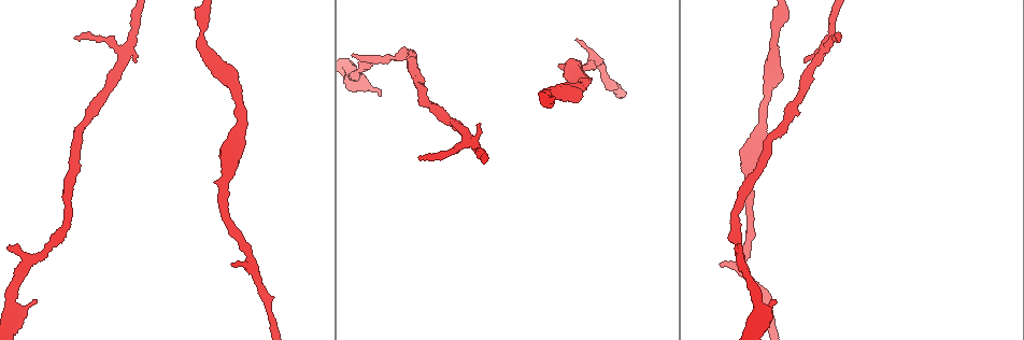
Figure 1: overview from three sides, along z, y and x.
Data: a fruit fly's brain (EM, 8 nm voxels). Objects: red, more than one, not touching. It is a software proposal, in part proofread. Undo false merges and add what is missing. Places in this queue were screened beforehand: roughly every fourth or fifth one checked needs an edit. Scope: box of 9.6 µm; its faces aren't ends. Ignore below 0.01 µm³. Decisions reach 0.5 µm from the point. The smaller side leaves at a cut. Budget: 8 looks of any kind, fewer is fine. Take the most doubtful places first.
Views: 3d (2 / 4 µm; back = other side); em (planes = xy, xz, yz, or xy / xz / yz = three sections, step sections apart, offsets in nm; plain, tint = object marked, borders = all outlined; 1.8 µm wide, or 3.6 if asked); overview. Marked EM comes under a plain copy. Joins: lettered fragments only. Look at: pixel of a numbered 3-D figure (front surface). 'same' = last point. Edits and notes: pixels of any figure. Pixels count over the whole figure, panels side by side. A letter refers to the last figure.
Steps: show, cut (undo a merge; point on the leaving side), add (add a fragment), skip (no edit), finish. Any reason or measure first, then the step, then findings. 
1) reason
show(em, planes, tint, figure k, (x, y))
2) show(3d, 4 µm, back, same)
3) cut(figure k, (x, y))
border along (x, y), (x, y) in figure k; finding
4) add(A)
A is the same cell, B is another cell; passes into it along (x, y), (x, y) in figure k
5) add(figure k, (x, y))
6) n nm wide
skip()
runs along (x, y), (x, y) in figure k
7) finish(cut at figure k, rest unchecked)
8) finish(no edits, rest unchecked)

show(3d, 2 µm, figure 1, (472, 141))

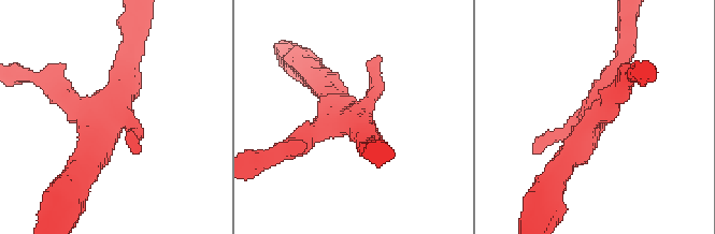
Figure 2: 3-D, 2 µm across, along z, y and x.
show(em, yz, step 4, tint, figure 2, (345, 108))

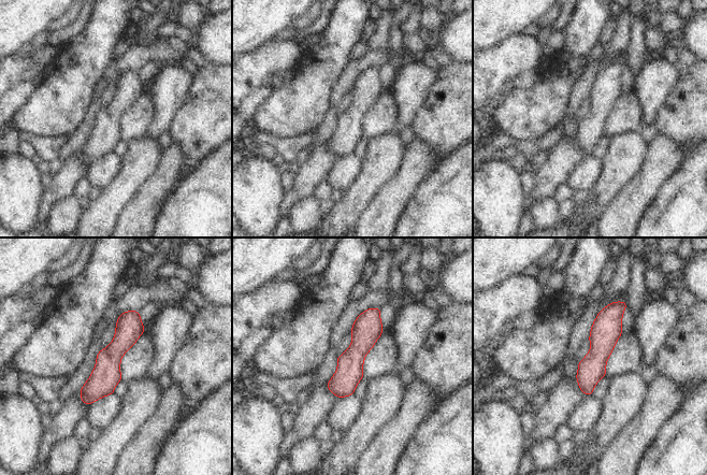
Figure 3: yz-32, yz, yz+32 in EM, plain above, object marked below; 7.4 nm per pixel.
another direction
show(em, planes, borders, same)

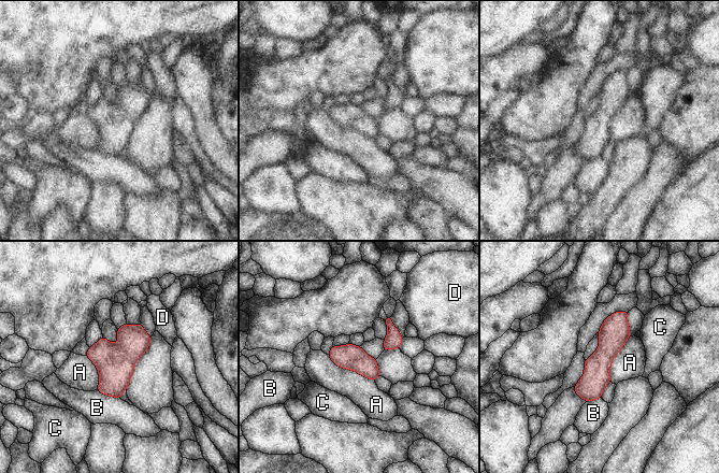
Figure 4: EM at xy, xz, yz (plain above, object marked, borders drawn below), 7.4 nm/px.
skip()
A, B, C and D are other cells; runs along (624, 314), (615, 327), (587, 398) in figure 4; all the same neuron

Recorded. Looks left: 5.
an open end
show(em, yz, step 4, borders, figure 1, (576, 39))

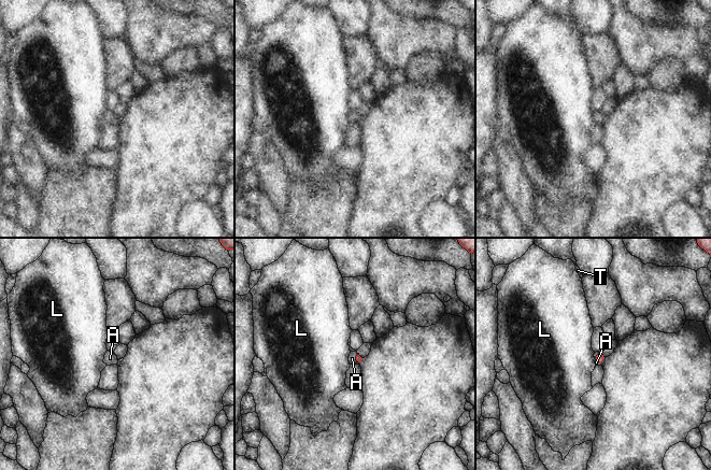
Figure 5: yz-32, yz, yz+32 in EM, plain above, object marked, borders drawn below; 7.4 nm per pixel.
show(em, planes, borders, same)

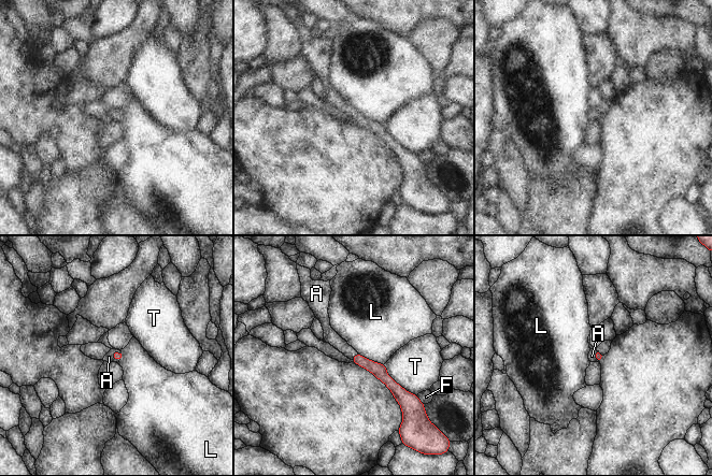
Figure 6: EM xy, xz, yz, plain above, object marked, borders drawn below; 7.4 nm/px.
add(A)
A is the same cell, F, L and T are other cells; it goes on there

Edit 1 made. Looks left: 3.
free end
show(3d, 2 µm, figure 1, (35, 299))

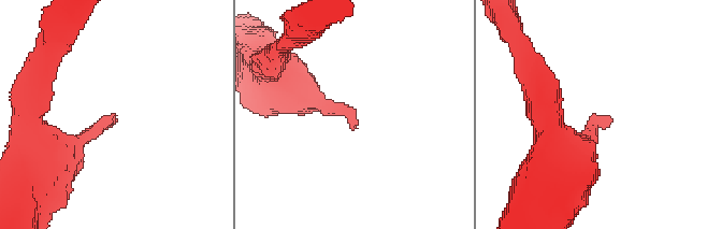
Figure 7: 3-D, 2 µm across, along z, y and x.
show(em, planes, borders, figure 7, (609, 116))

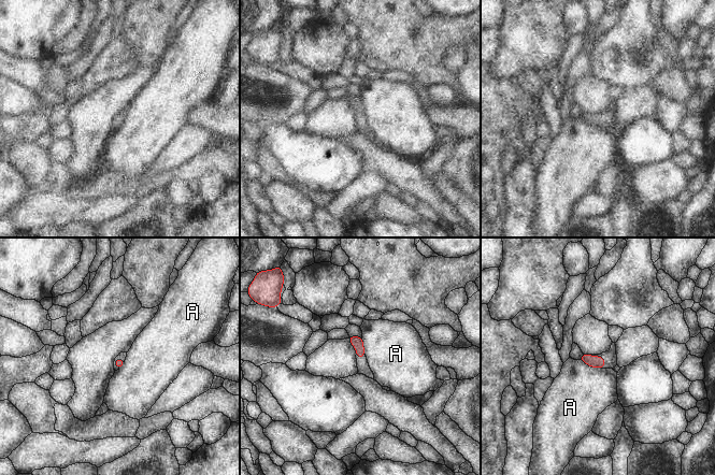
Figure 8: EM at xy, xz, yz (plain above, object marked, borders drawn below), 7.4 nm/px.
A touches over 180 nm
skip()
A is another cell; border along (581, 359), (589, 365), (601, 369) in figure 8; none of them fits

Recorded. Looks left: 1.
finish(add at figure 6, rest unchecked)

